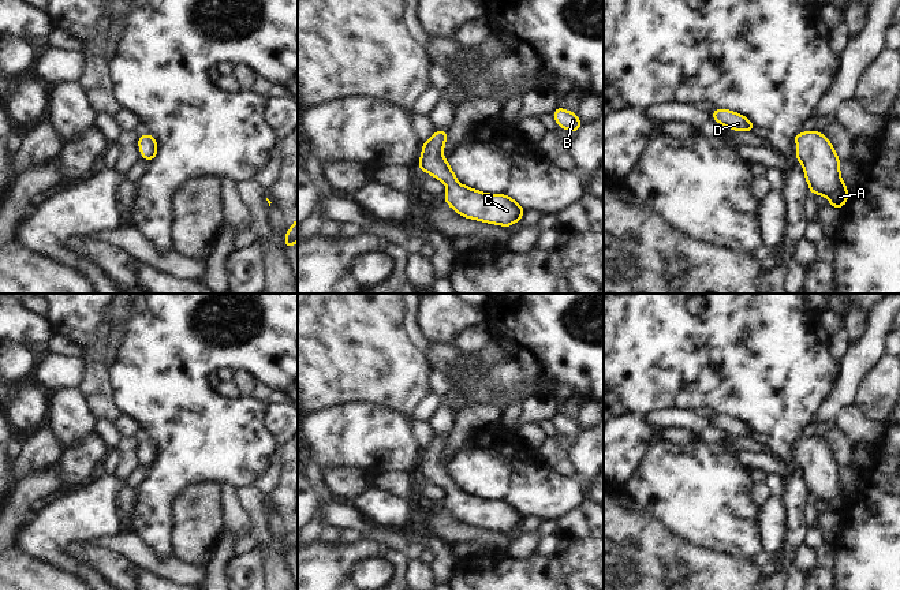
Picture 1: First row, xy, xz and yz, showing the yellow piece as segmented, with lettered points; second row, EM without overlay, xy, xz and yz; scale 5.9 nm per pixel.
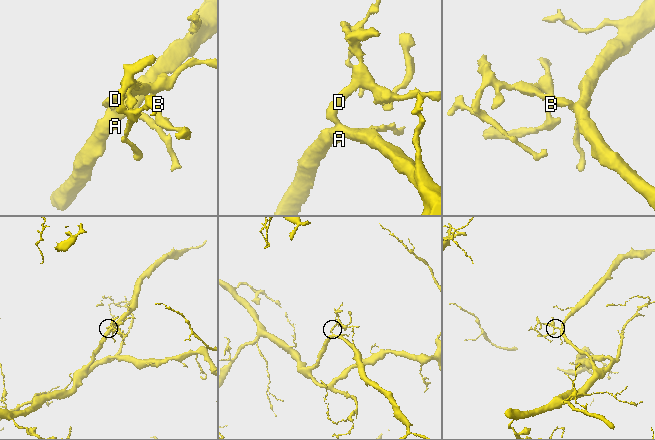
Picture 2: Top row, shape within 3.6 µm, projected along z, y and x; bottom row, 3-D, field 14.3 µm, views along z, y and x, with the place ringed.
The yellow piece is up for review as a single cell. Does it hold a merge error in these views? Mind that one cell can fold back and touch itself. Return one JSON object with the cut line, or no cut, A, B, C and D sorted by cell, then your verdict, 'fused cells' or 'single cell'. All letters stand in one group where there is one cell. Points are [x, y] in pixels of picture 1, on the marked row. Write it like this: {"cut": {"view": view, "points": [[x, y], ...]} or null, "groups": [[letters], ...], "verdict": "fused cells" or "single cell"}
{"cut": null, "groups": [["A", "B", "C", "D"]], "verdict": "single cell"}

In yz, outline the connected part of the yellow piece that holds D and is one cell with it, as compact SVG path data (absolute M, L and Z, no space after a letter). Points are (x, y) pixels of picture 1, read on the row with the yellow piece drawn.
M714 109L710 113L713 115L713 120L728 127L729 130L737 130L737 131L754 131L755 130L750 119L736 112L732 112L728 109Z

